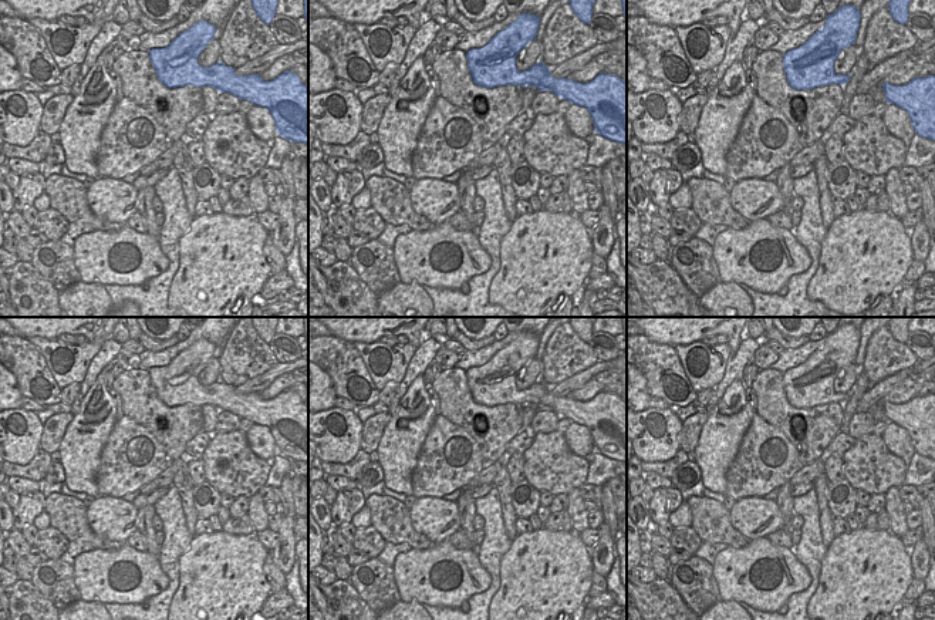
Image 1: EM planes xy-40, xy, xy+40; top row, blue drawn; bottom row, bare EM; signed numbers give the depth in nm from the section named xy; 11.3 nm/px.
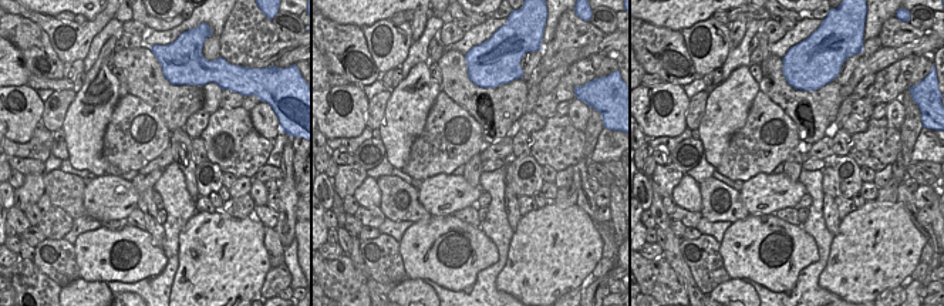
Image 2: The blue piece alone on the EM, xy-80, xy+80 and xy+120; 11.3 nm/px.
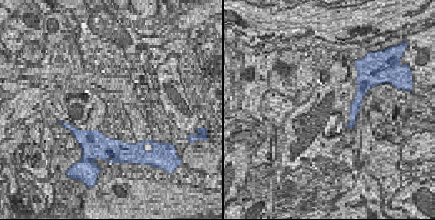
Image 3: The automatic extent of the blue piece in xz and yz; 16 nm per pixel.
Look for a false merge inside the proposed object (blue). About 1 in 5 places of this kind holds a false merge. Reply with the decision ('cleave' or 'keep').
keep

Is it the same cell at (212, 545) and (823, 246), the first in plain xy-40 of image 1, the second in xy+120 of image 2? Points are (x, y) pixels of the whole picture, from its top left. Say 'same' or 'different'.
different

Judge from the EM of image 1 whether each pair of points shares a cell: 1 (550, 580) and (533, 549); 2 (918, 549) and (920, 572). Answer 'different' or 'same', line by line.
1: same
2: same

